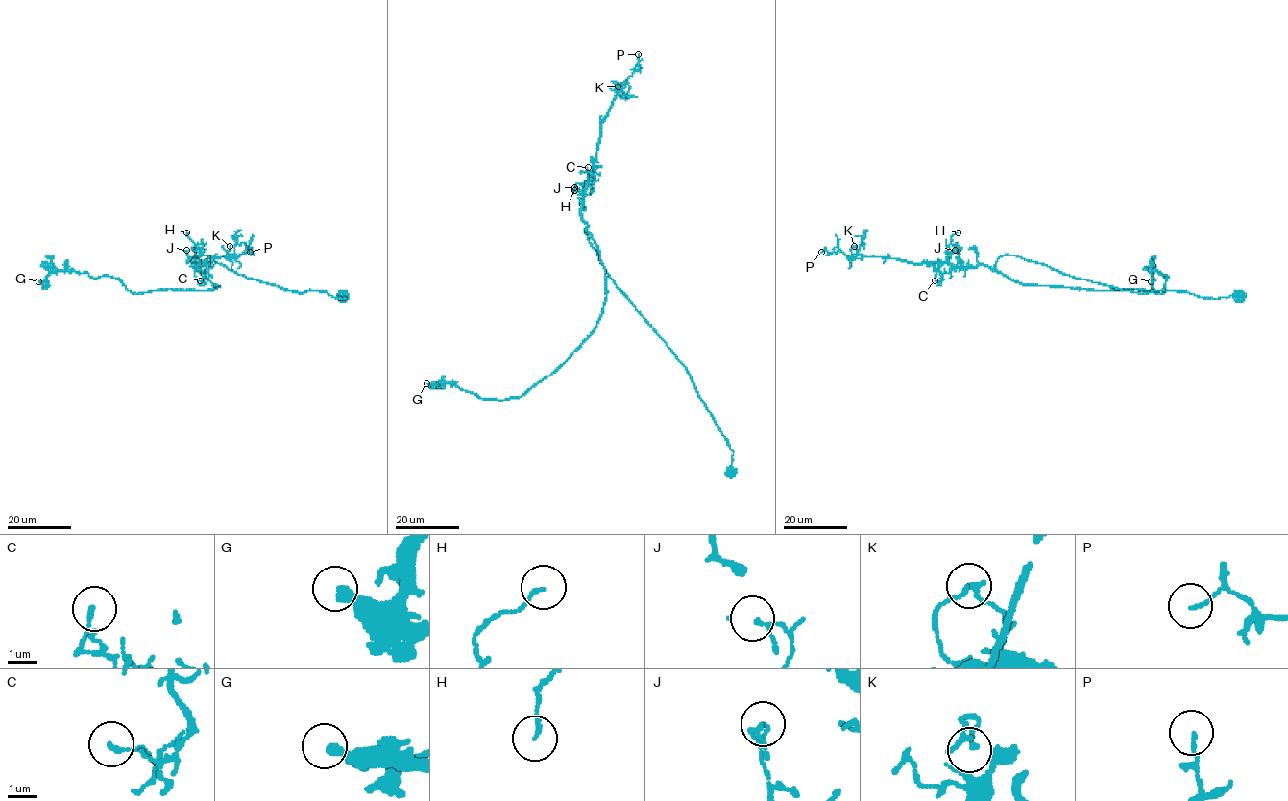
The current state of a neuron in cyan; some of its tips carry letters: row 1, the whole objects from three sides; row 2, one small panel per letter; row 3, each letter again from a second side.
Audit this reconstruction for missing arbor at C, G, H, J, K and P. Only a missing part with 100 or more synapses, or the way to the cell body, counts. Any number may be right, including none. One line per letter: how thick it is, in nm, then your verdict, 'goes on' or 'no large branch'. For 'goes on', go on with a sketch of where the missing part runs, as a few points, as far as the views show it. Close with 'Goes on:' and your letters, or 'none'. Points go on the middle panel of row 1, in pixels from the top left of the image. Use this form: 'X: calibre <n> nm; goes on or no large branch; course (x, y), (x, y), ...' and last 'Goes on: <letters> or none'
C: calibre 130 nm; no large branch
G: calibre 280 nm; no large branch
H: calibre 120 nm; no large branch
J: calibre 90 nm; no large branch
K: calibre 140 nm; no large branch
P: calibre 100 nm; no large branch
Goes on: none

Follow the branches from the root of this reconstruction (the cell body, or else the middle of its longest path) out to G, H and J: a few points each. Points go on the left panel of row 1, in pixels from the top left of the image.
G: (341, 295), (285, 290), (201, 254), (198, 270), (215, 288), (133, 293), (118, 279), (72, 271), (38, 281)
H: (341, 295), (285, 290), (201, 254), (199, 271), (192, 265), (199, 264), (200, 250), (186, 232)
J: (341, 295), (345, 297), (285, 290), (239, 275), (201, 254), (199, 271), (186, 250)

